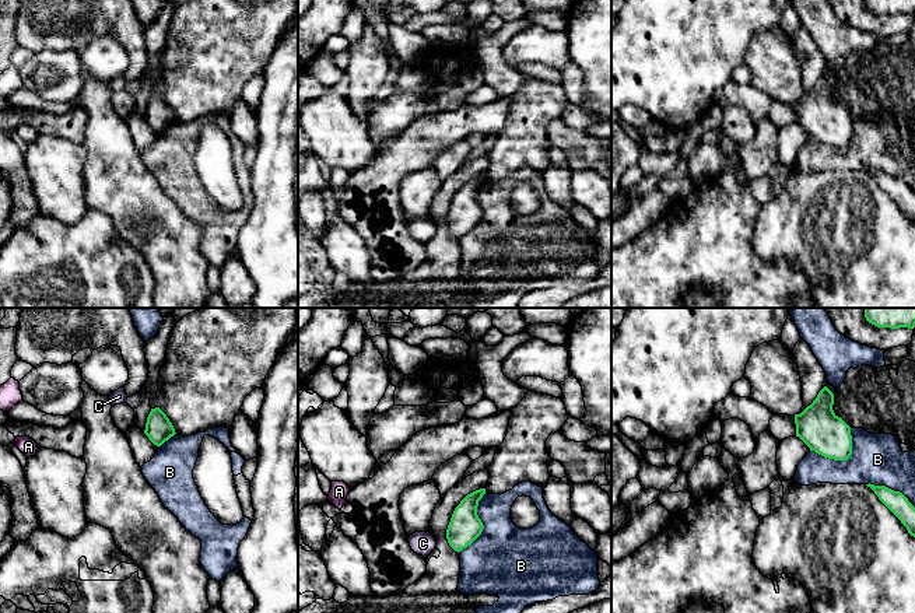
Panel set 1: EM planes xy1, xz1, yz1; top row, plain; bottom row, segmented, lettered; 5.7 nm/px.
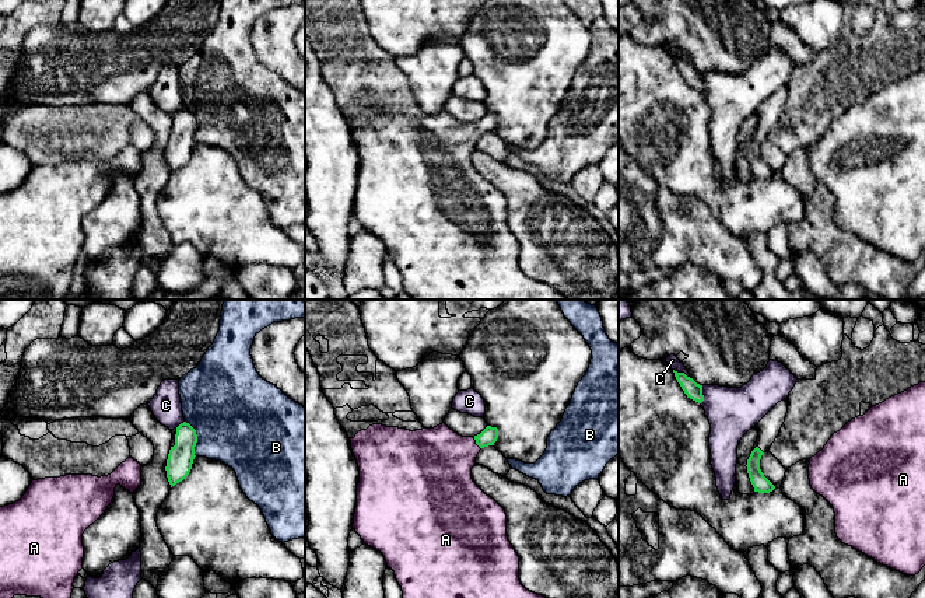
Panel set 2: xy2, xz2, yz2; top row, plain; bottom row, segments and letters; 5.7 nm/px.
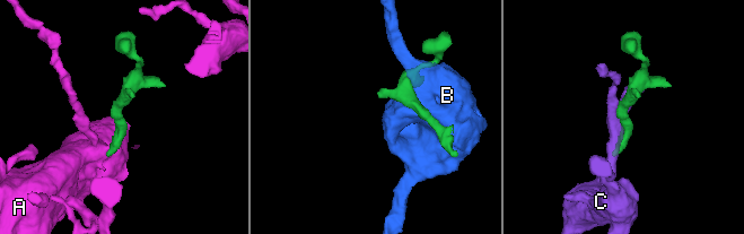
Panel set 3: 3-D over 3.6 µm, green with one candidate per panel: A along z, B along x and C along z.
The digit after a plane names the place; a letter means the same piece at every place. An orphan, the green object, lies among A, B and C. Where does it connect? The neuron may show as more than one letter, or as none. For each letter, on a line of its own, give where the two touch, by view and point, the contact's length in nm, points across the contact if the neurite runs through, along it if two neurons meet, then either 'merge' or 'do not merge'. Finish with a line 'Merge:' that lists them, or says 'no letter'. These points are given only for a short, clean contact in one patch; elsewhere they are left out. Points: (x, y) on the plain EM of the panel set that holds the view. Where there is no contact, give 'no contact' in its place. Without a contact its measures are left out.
A: meets green in xz2 at (476, 129); contact 80 nm long; runs through xz2 (489, 122), (476, 129), (438, 149); merge
B: meets green in yz1 at (844, 146); contact 280 nm long; do not merge
C: meets green in yz2 at (682, 59); contact 120 nm long; do not merge
Merge: A

